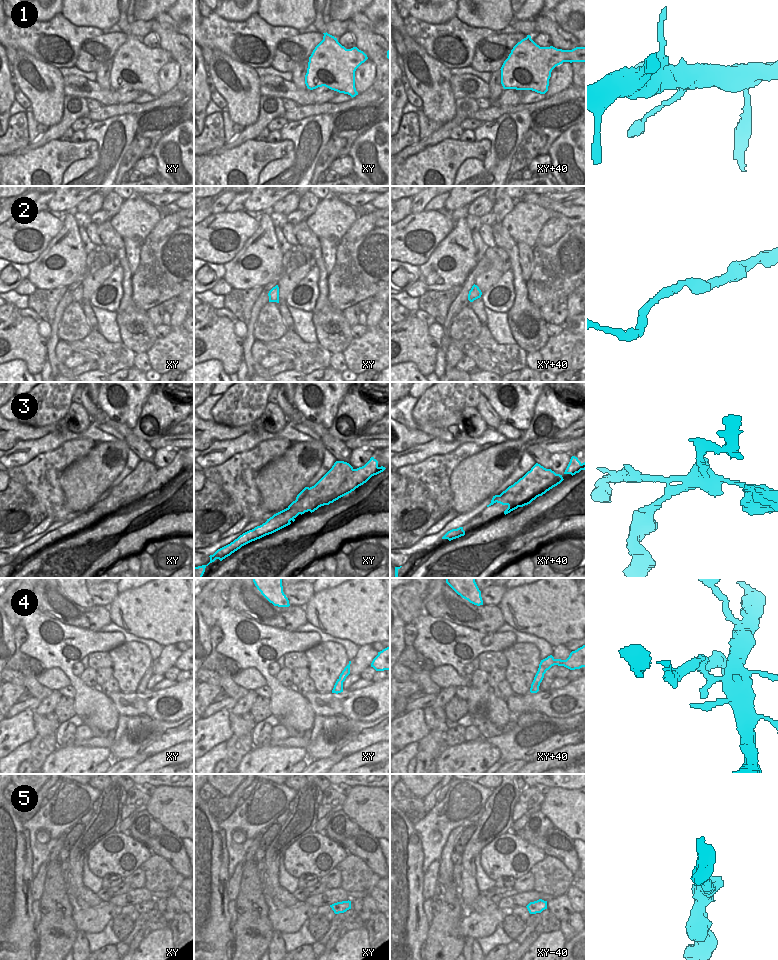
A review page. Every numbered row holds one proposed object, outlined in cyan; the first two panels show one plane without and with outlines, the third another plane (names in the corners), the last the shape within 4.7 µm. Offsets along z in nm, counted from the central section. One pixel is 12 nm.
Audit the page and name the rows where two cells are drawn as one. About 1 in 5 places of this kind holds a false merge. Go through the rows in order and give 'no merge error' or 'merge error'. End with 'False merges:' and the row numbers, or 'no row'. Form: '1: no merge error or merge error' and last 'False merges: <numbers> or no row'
1: no merge error
2: no merge error
3: merge error
4: merge error
5: no merge error
False merges: 3, 4

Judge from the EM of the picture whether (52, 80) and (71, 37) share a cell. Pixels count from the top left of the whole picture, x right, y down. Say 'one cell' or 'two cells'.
two cells

